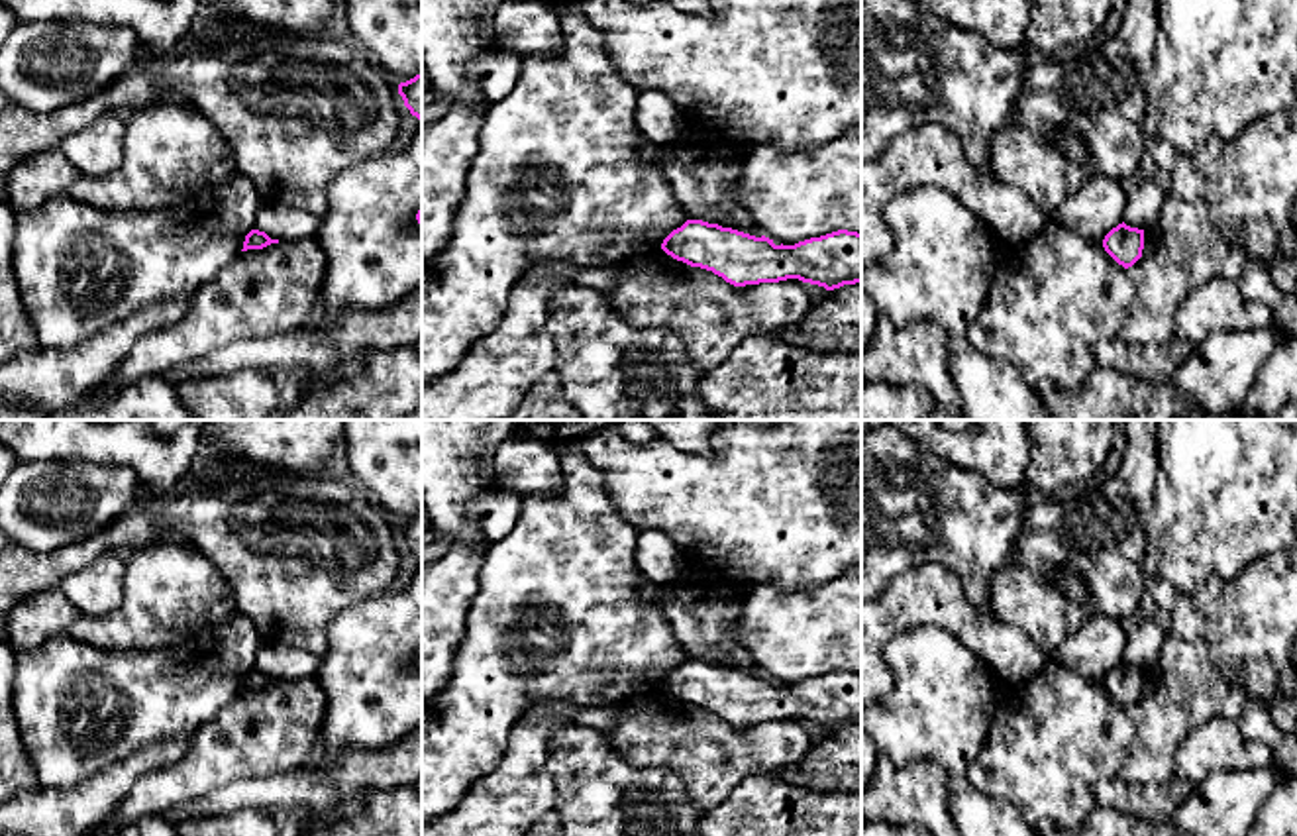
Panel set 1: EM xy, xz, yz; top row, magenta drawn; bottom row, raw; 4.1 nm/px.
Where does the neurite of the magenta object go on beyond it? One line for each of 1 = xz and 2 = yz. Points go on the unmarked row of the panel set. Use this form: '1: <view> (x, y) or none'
1: none
2: none

